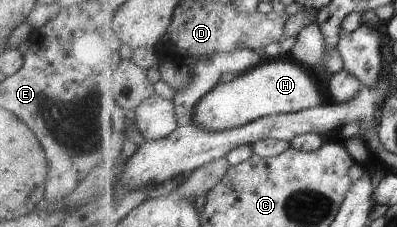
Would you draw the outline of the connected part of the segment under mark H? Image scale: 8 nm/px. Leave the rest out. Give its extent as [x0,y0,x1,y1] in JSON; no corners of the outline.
[193,57,330,131]

